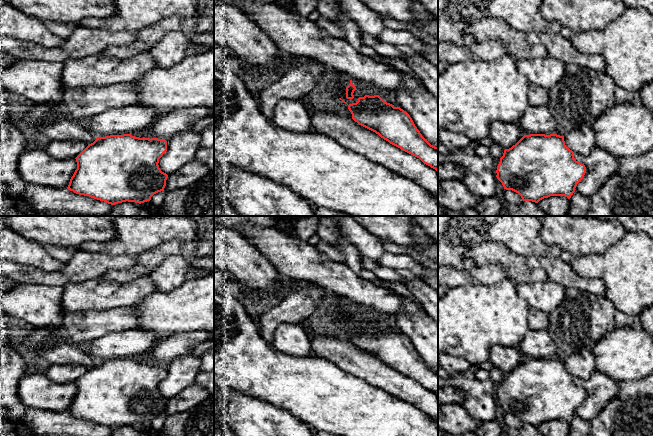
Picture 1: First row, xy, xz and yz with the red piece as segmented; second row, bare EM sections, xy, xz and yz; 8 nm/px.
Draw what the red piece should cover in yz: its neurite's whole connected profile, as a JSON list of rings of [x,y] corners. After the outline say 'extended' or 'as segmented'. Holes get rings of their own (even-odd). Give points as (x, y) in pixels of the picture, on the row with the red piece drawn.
[[[554,133],[524,135],[515,145],[504,150],[496,177],[504,189],[518,193],[523,201],[538,203],[550,196],[565,196],[570,199],[586,173],[585,165],[578,162],[574,154],[565,145],[564,136]]]; as segmented

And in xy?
[[[131,134],[97,137],[75,158],[77,169],[71,177],[67,189],[111,205],[126,201],[139,204],[150,201],[154,194],[164,191],[166,186],[168,175],[162,172],[158,165],[159,159],[166,151],[167,141],[164,139],[139,138]]]; as segmented

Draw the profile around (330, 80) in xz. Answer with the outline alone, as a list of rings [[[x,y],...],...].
[[[326,66],[318,78],[318,88],[333,93],[336,97],[344,100],[348,105],[356,103],[359,97],[365,94],[355,90],[353,99],[346,98],[346,87],[350,84],[350,78],[346,75]]]

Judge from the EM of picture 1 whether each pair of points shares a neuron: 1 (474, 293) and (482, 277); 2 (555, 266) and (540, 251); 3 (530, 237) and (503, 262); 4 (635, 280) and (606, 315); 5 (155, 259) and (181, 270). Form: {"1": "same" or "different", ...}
{"1": "different", "2": "different", "3": "different", "4": "different", "5": "different"}

